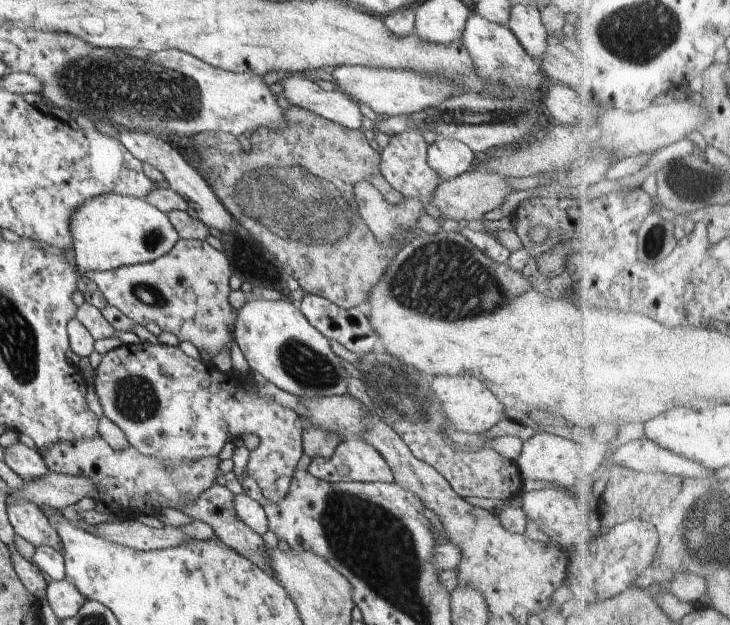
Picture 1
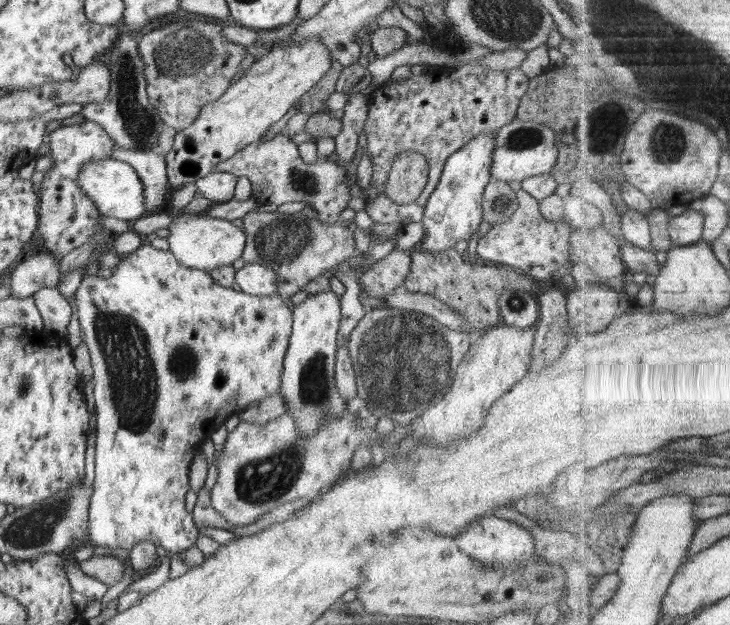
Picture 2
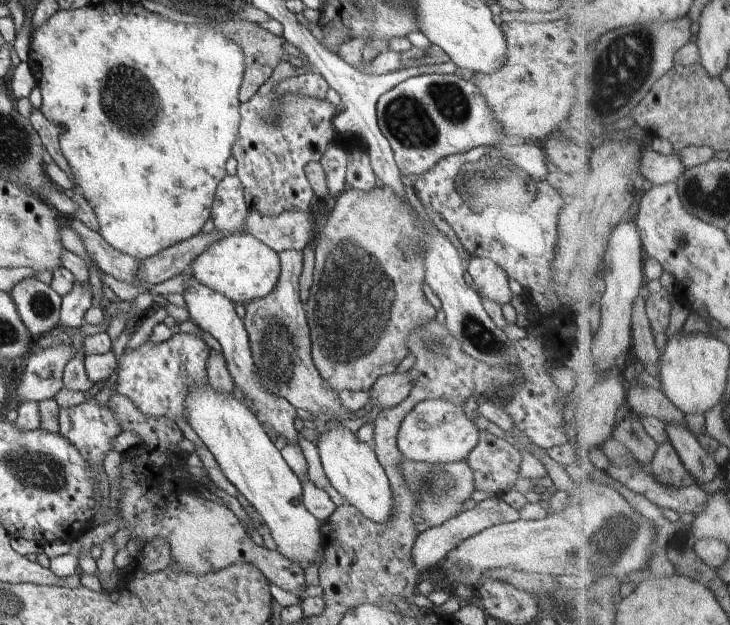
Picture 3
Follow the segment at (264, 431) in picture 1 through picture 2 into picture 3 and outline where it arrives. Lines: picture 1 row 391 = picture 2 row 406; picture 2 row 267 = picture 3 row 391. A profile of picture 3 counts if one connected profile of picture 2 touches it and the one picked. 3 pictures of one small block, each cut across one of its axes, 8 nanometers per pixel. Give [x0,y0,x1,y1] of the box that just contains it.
[85,331,212,422]

